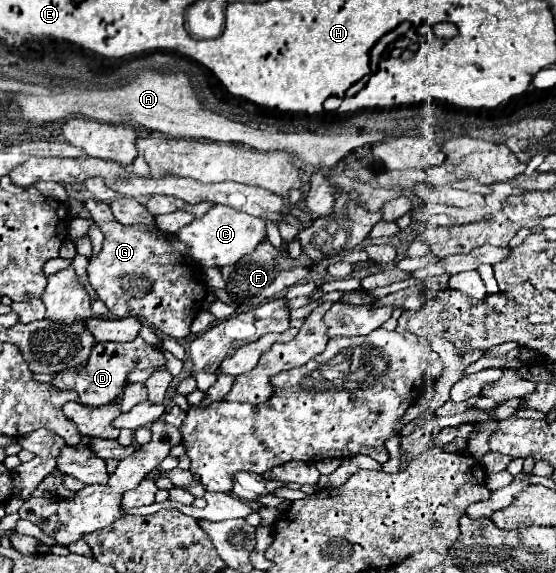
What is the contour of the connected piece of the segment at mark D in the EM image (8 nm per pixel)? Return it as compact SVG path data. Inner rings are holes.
M136 337L130 343L96 343L86 365L80 371L60 371L54 375L52 385L60 389L72 389L78 393L78 403L84 403L88 407L102 407L108 403L114 403L128 379L128 373L132 369L148 369L156 365L166 365L166 359L160 349L150 347L142 337Z

